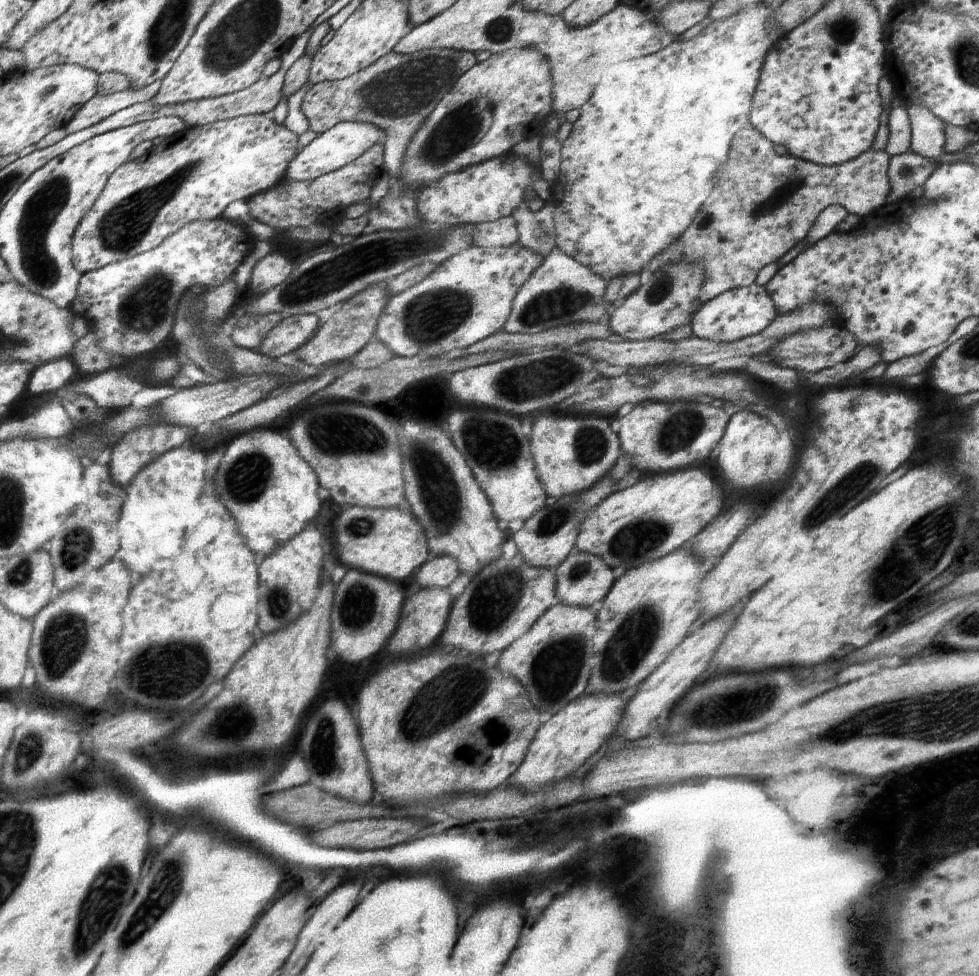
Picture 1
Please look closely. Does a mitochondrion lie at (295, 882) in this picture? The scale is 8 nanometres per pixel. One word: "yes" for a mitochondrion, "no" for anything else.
no

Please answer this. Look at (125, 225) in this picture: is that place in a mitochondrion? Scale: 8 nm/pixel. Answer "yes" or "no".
yes

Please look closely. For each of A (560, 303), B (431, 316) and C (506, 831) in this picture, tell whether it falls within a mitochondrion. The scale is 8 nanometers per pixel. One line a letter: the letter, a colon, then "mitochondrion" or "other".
A: mitochondrion
B: mitochondrion
C: other

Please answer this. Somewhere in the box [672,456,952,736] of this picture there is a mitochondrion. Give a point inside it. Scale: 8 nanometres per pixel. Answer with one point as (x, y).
(730, 706)

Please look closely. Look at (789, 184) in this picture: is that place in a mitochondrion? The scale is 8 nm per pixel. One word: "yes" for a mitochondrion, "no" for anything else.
yes

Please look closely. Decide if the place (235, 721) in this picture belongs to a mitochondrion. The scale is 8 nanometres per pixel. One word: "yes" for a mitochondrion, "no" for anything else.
yes

